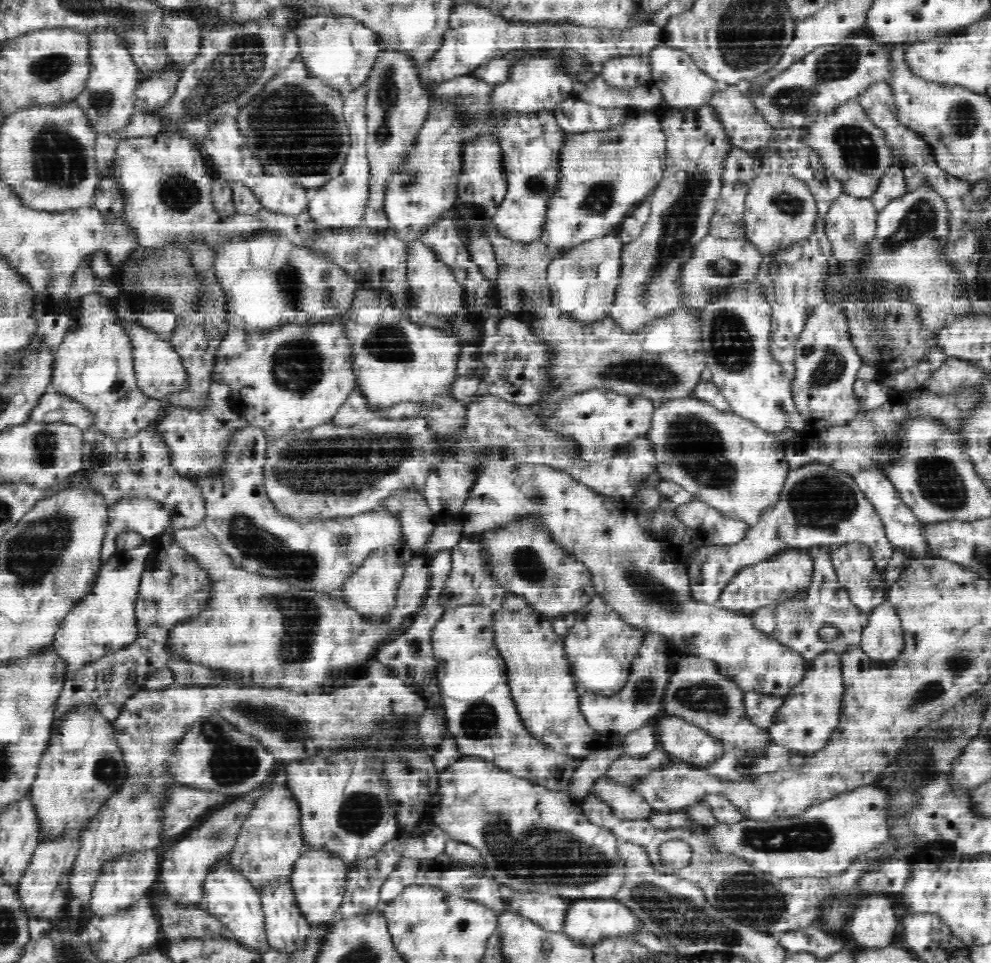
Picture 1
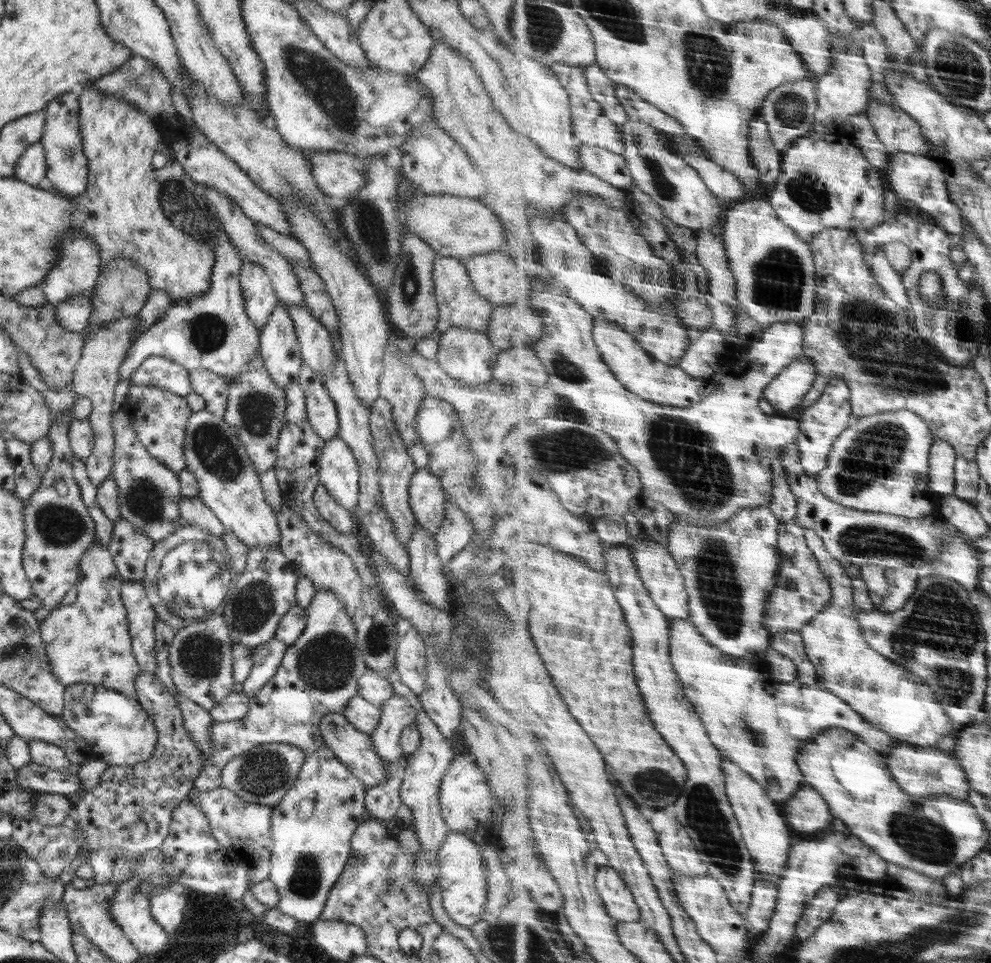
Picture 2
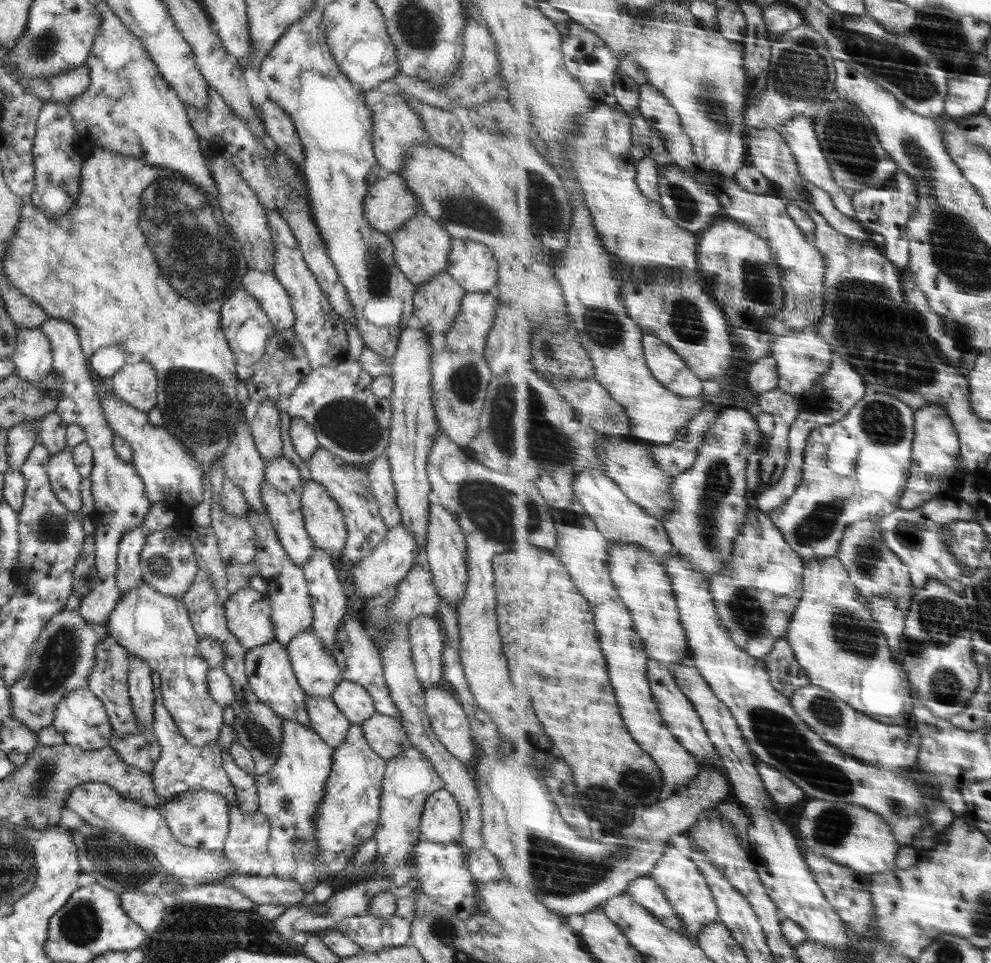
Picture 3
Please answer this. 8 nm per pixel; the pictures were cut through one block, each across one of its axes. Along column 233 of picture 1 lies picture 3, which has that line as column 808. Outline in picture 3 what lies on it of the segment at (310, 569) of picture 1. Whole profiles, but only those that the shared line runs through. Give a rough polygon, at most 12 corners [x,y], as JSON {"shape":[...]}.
{"shape":[[873,392],[769,513],[809,566],[900,508],[916,411]]}

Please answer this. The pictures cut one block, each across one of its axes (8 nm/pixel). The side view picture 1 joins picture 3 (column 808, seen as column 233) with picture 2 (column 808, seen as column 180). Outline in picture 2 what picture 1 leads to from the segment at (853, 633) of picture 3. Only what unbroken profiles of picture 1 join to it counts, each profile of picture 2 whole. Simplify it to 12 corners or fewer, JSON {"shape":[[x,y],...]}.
{"shape":[[804,533],[832,601],[800,630],[817,684],[881,730],[937,747],[966,725],[869,646],[852,576]]}

